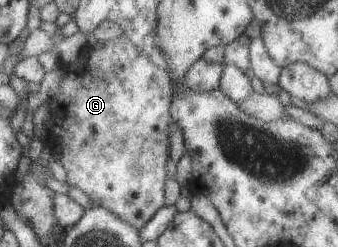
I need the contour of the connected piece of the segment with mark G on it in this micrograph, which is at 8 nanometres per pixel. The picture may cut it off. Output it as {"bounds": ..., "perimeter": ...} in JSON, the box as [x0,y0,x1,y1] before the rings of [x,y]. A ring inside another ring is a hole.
{"bounds":[46,36,172,231],"perimeter":[[[124,36],[116,37],[116,39],[104,41],[98,49],[92,49],[87,45],[84,47],[72,61],[64,63],[57,62],[58,77],[62,77],[60,81],[60,93],[52,96],[46,105],[49,110],[49,117],[52,119],[52,125],[46,129],[46,147],[52,155],[56,155],[56,161],[66,171],[66,184],[69,187],[77,188],[82,191],[94,206],[104,207],[108,211],[112,211],[120,221],[132,225],[136,231],[148,222],[154,216],[154,213],[164,206],[164,181],[166,181],[166,163],[169,157],[169,141],[168,141],[168,125],[170,125],[171,117],[169,113],[172,98],[172,80],[169,73],[156,67],[150,59],[140,53]]]}

